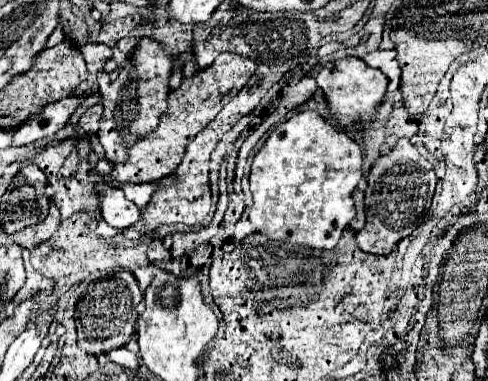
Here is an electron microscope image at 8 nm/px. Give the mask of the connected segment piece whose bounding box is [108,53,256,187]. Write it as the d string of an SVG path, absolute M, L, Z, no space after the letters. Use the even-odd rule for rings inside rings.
M220 53L212 67L198 71L190 79L182 79L180 89L170 91L168 95L168 109L162 113L162 119L154 131L146 137L138 139L128 149L126 163L112 163L114 169L108 175L110 183L124 185L124 183L154 183L162 177L168 177L176 171L186 145L220 113L220 109L248 83L254 75L256 63L248 57L236 53Z

